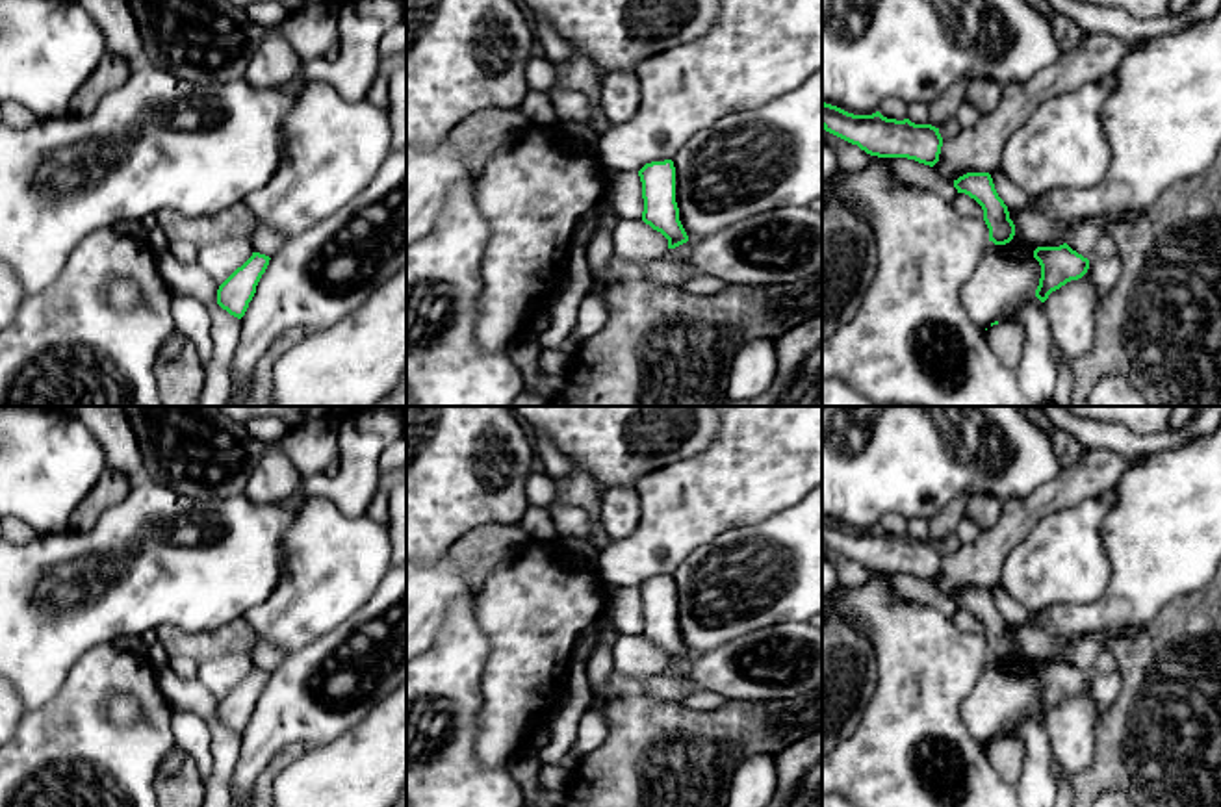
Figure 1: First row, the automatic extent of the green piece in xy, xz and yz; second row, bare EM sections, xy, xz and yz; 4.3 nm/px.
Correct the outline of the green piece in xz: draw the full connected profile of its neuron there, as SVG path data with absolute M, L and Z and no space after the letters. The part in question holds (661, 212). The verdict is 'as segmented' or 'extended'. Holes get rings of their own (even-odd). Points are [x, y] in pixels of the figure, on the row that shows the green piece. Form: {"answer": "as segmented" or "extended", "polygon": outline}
{"answer": "as segmented", "polygon": "M672 160L646 163L638 171L642 182L642 221L668 239L668 249L688 241L675 202L675 167Z"}

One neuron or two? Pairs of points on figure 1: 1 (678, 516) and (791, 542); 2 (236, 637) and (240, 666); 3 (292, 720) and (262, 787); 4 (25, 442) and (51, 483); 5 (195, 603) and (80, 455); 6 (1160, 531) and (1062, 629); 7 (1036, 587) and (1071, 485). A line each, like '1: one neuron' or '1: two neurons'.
1: two neurons
2: two neurons
3: two neurons
4: one neuron
5: two neurons
6: one neuron
7: two neurons

